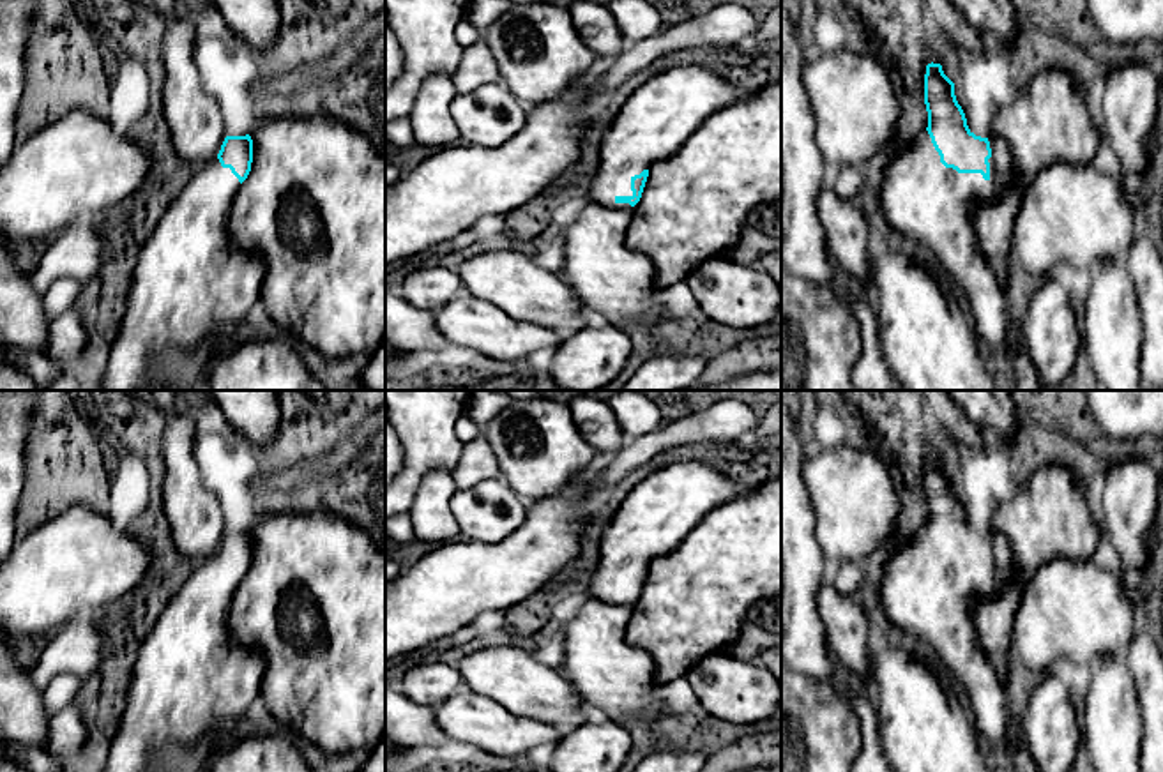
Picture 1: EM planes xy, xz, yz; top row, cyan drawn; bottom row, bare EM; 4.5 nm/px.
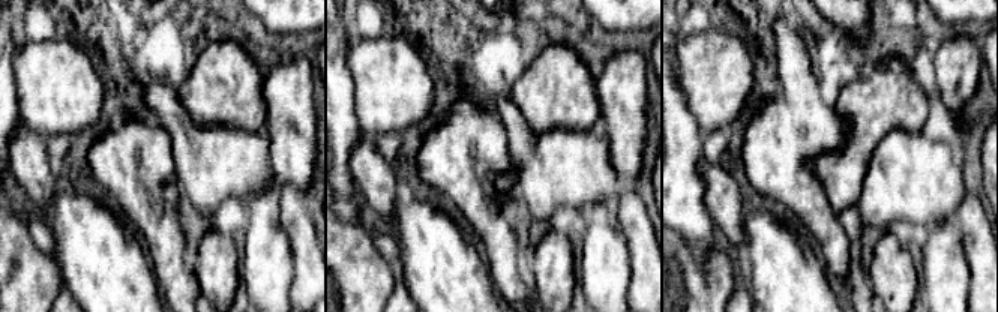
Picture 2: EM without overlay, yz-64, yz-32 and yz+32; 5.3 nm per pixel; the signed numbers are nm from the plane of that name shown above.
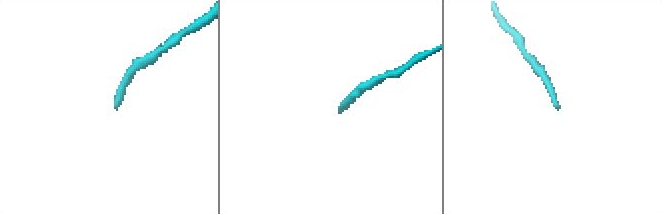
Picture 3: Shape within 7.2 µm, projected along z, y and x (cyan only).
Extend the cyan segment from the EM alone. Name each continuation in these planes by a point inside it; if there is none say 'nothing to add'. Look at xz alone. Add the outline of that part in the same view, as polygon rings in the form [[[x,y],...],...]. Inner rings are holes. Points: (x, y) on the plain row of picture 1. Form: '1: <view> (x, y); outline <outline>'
1: xz (658, 513); outline [[[673,461],[654,468],[608,521],[585,595],[612,604],[633,604],[615,594],[633,592],[635,571],[652,558],[672,555],[712,509],[749,491],[702,461]]]

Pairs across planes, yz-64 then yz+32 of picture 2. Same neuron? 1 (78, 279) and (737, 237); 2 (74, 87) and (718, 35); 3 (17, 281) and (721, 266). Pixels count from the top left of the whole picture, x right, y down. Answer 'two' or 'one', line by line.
1: two
2: one
3: one

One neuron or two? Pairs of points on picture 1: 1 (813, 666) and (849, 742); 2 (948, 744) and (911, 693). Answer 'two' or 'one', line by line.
1: two
2: one

